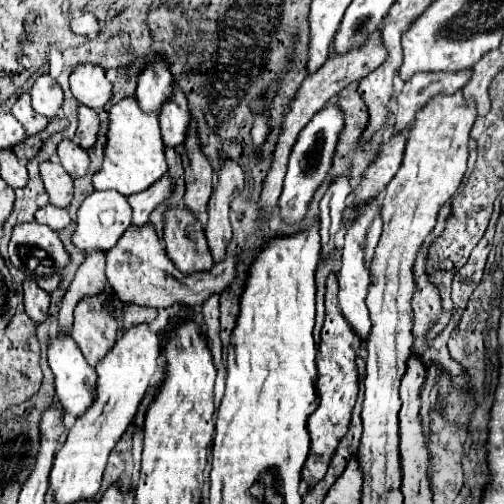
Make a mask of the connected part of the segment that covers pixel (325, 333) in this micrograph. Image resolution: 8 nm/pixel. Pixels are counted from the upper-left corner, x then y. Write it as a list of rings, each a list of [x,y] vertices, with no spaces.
[[[332,272],[326,278],[326,320],[322,328],[322,340],[320,340],[320,350],[316,356],[316,366],[318,366],[318,380],[316,380],[316,392],[320,398],[318,410],[308,418],[308,432],[310,432],[310,454],[302,470],[302,478],[308,482],[308,486],[314,486],[328,468],[328,462],[338,446],[338,440],[346,434],[348,422],[352,408],[356,404],[358,396],[358,370],[356,370],[356,354],[362,344],[362,338],[354,334],[352,326],[342,316],[342,310],[338,306],[338,276]]]

